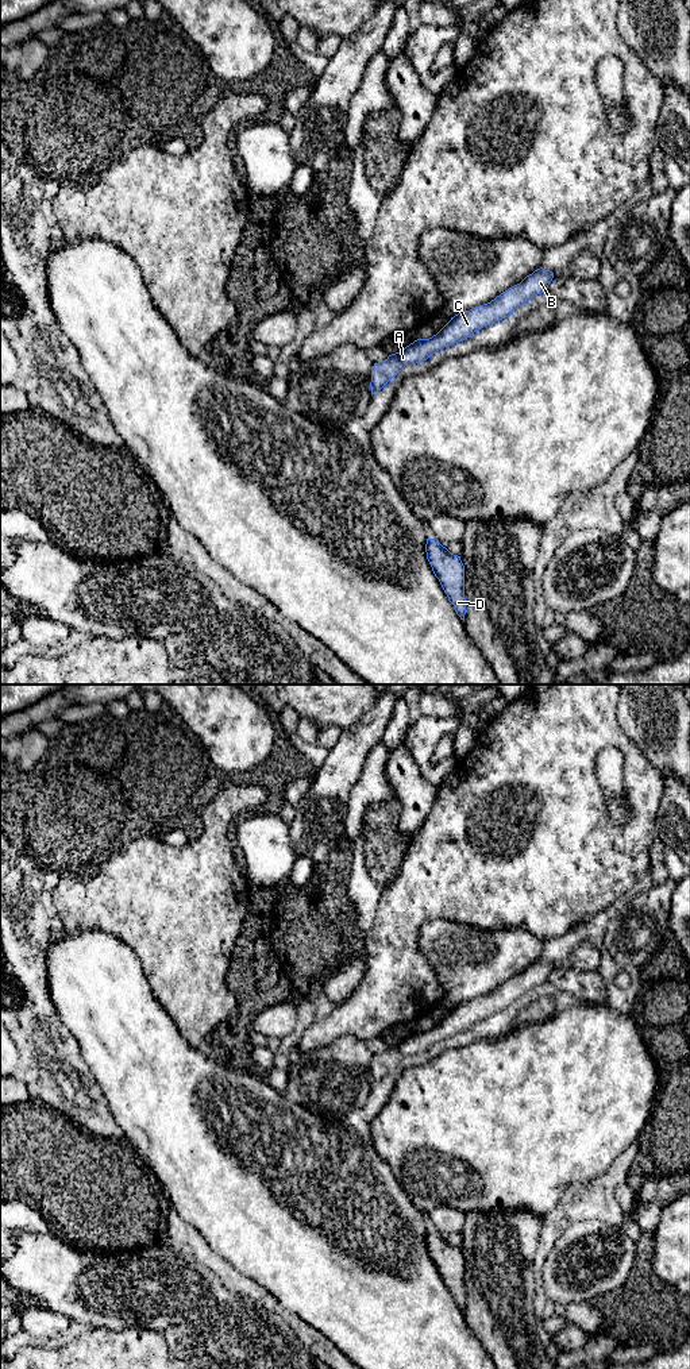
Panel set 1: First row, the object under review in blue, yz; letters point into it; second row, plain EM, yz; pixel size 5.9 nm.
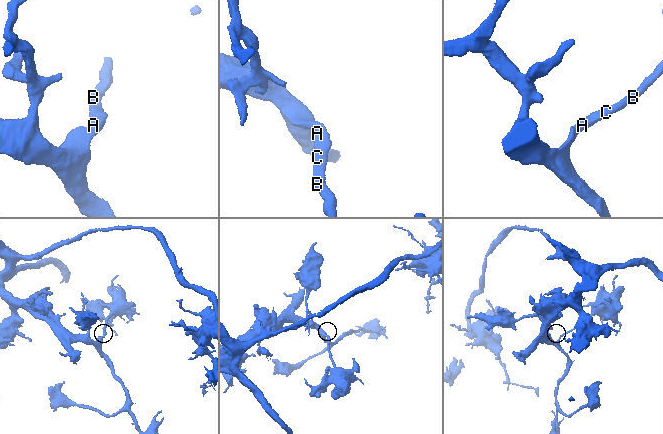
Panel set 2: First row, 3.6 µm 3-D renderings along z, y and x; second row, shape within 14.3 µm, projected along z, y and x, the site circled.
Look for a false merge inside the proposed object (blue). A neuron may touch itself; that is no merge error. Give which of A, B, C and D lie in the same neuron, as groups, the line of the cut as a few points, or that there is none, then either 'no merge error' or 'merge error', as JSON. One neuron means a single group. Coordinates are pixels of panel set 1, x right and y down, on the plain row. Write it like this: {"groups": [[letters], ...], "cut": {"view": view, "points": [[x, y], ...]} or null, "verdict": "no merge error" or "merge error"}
{"groups": [["A", "B", "C", "D"]], "cut": null, "verdict": "no merge error"}

